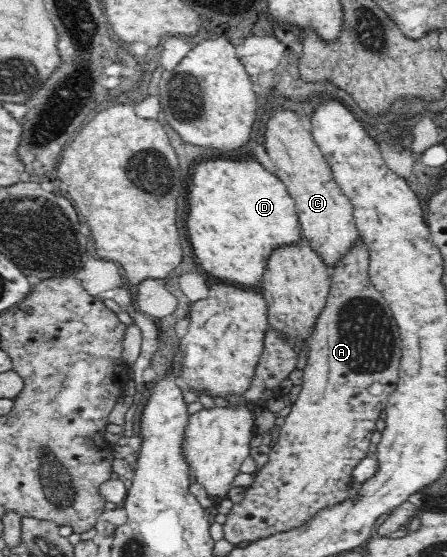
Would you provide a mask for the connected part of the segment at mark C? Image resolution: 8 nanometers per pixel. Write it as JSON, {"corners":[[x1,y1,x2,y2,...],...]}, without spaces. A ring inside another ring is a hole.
{"corners":[[275,107,270,111,264,127,267,129,264,131,264,150,276,167,276,175,284,182,295,201,302,237,332,270,360,240,353,205,335,182,332,170,314,142,308,125,296,112]]}

